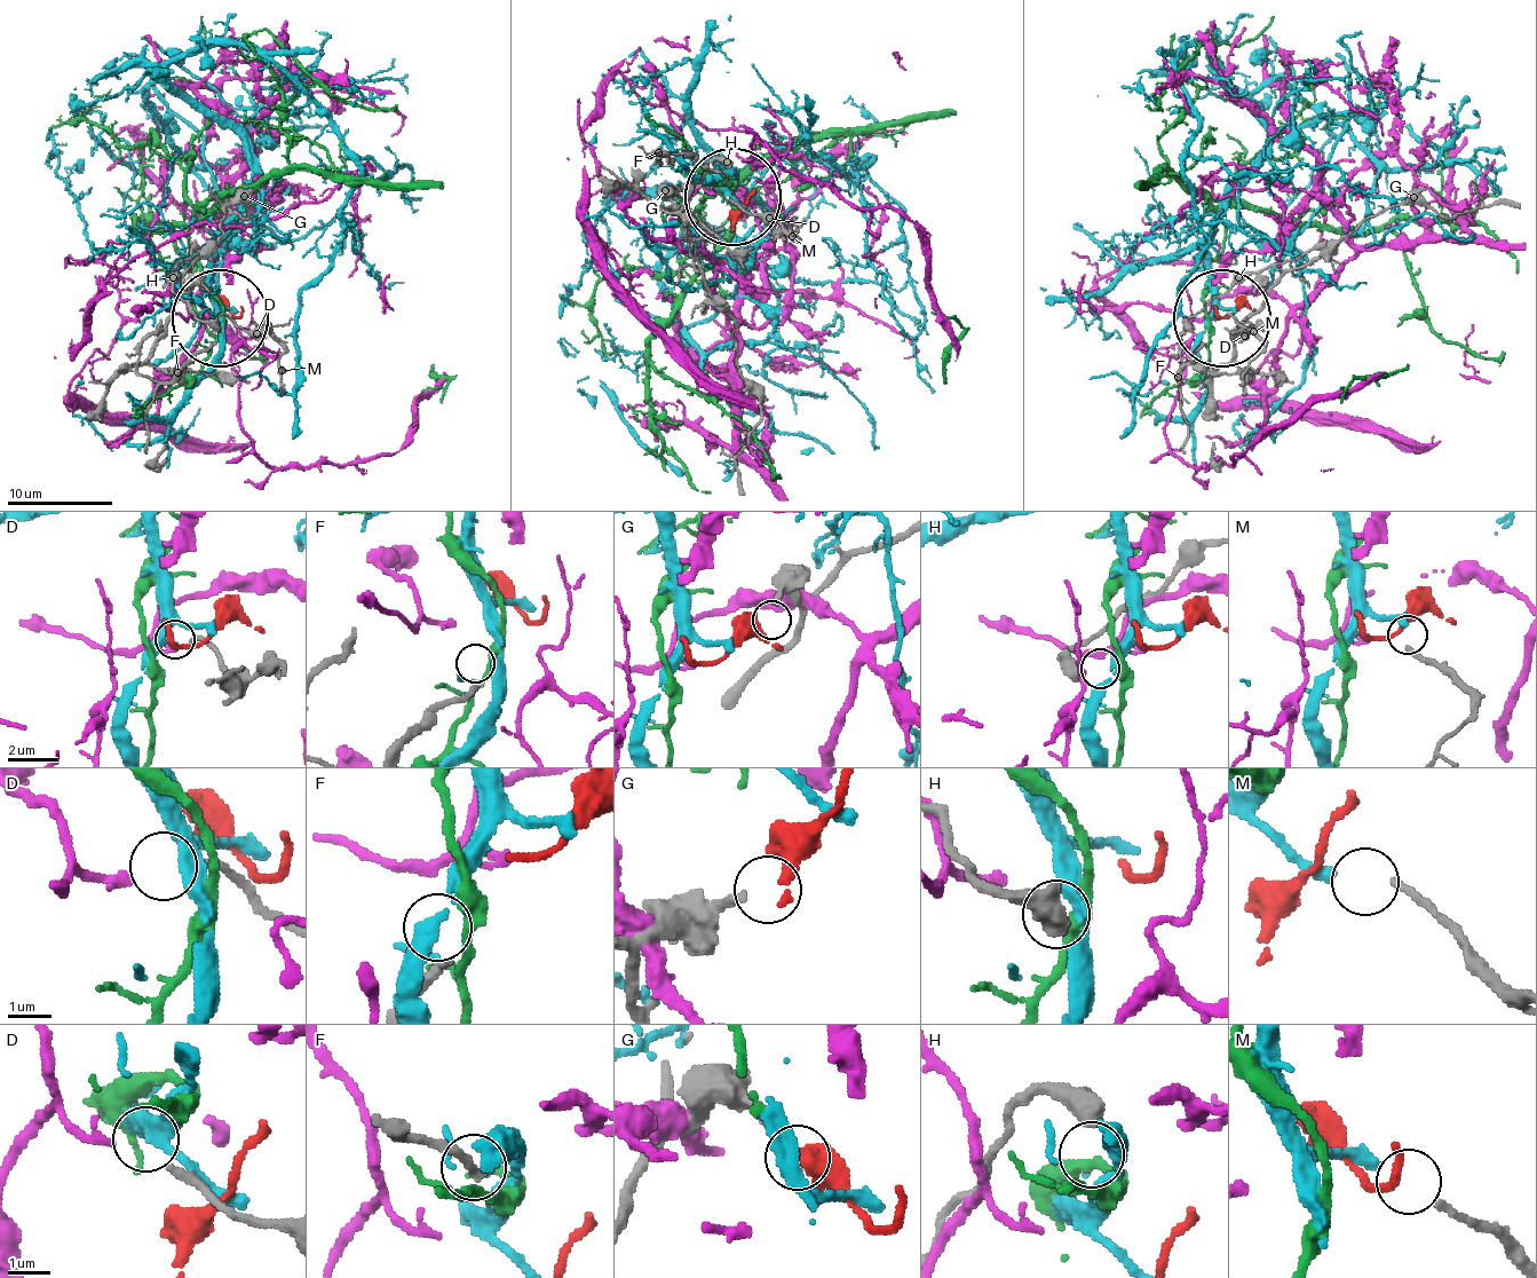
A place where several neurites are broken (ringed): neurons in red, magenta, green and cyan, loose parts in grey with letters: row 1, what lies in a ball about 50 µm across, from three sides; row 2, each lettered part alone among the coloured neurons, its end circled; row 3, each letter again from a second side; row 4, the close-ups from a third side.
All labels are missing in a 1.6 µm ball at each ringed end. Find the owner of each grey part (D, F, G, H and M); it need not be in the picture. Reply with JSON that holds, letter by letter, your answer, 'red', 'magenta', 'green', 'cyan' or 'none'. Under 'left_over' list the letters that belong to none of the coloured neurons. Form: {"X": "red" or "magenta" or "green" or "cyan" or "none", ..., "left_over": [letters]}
{"D": "magenta", "F": "none", "G": "red", "H": "none", "M": "cyan", "left_over": ["F", "H"]}

